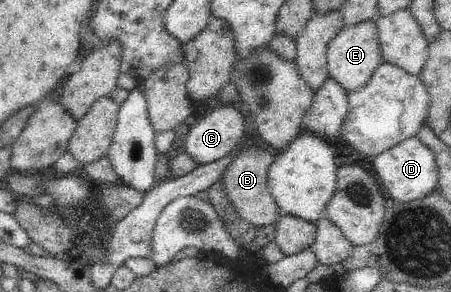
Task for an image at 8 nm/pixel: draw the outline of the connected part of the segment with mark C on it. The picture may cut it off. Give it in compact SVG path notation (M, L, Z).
M225 105L193 122L183 150L198 165L206 165L227 156L244 132L243 115L237 106Z

